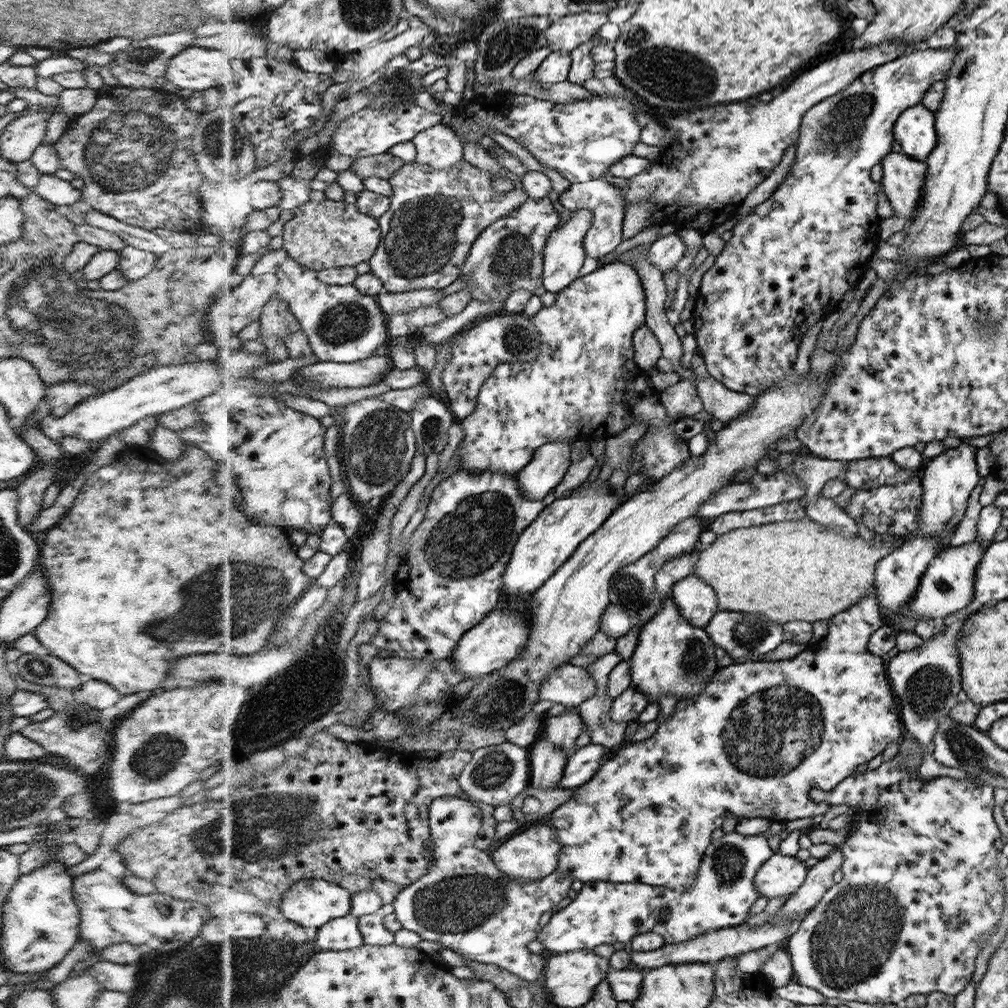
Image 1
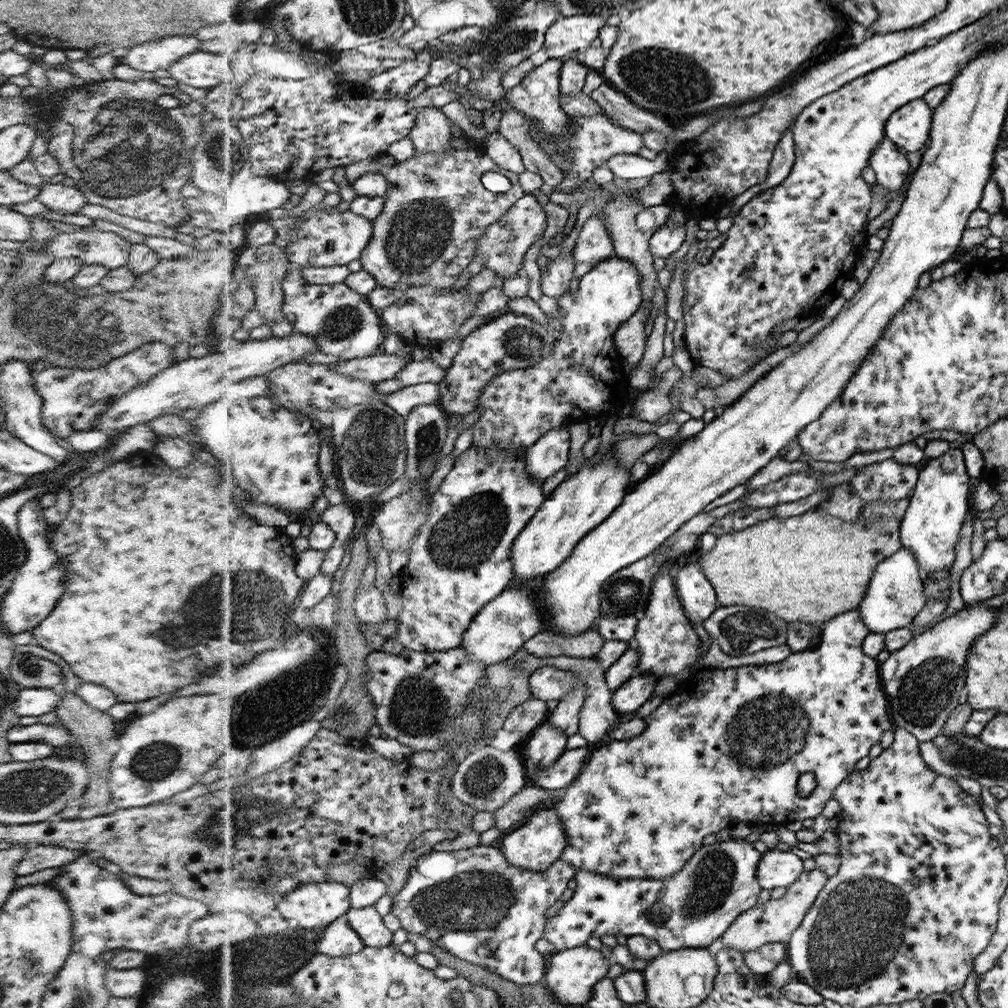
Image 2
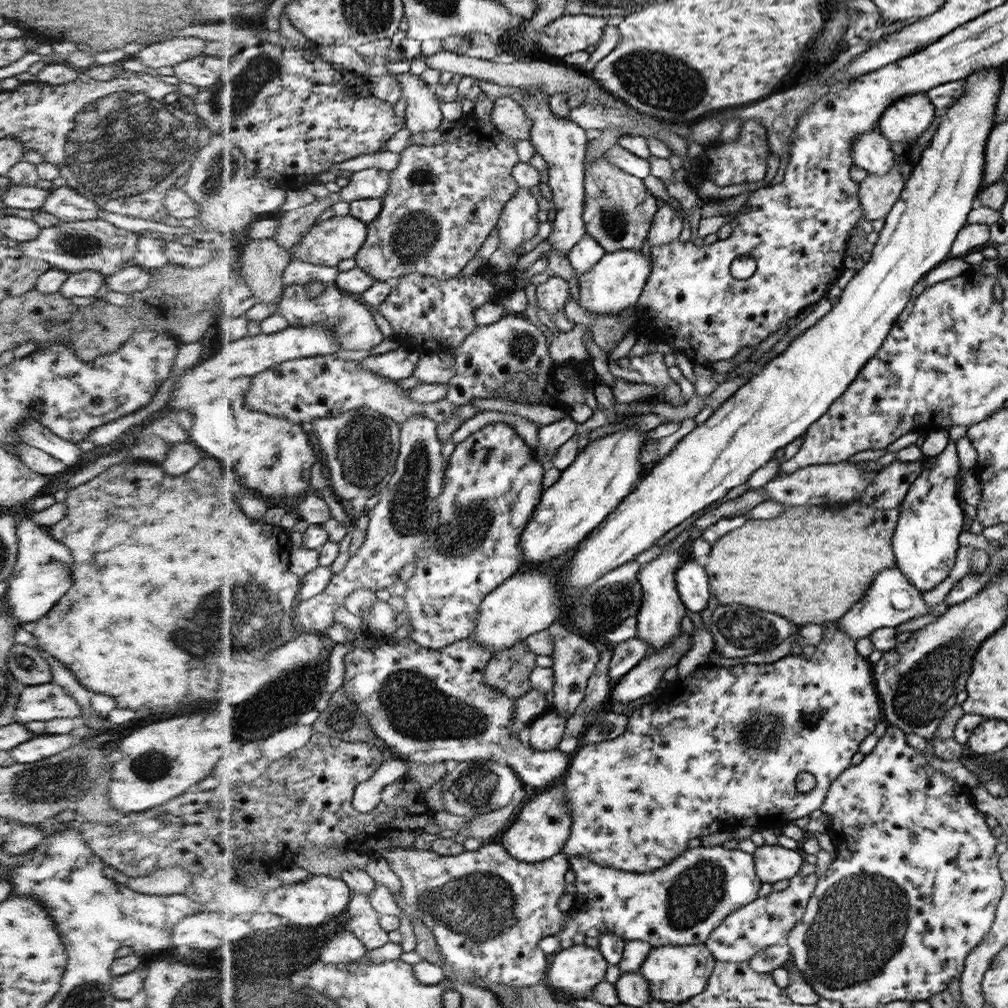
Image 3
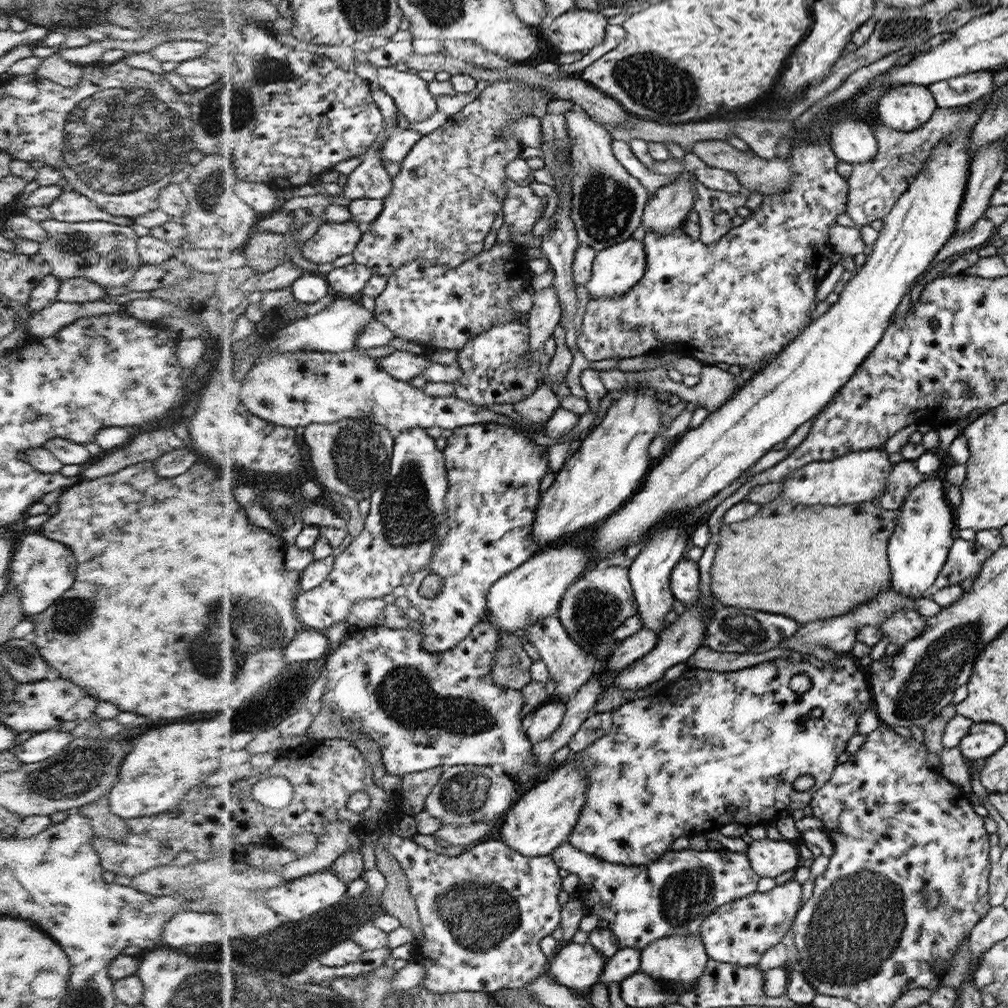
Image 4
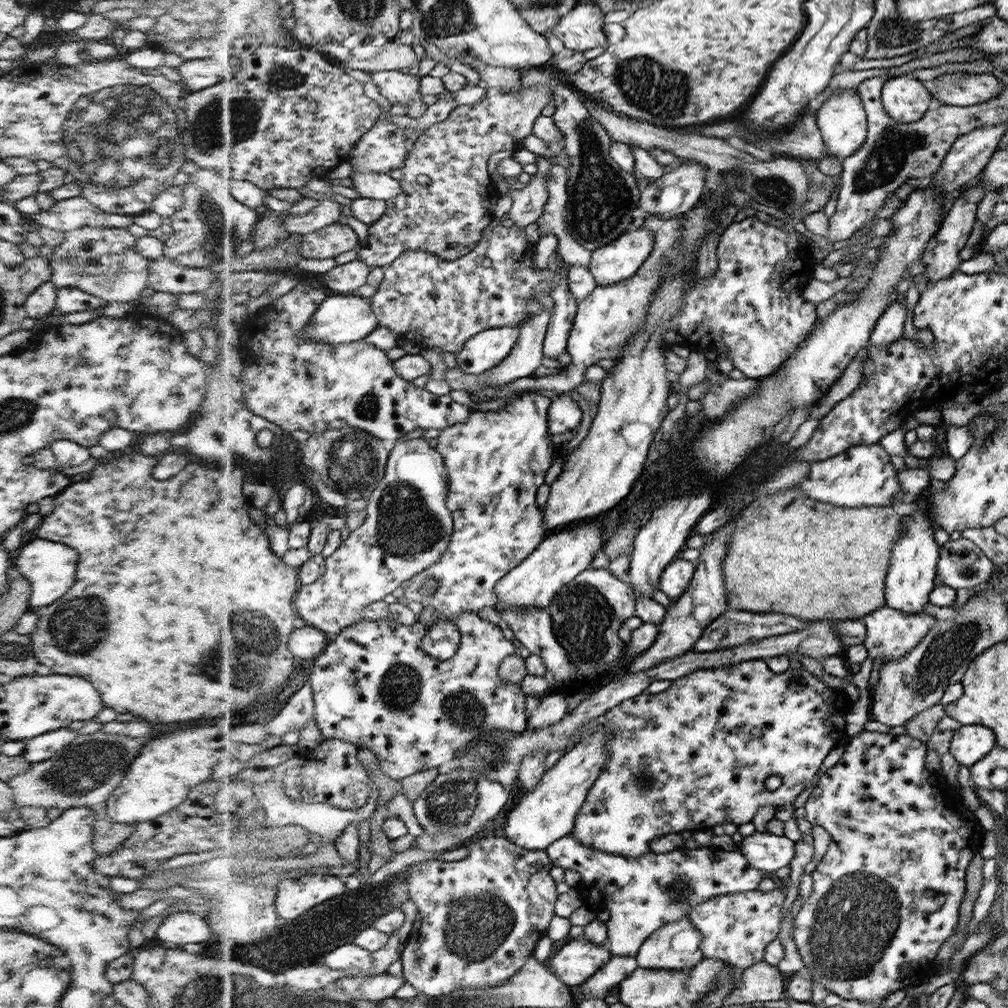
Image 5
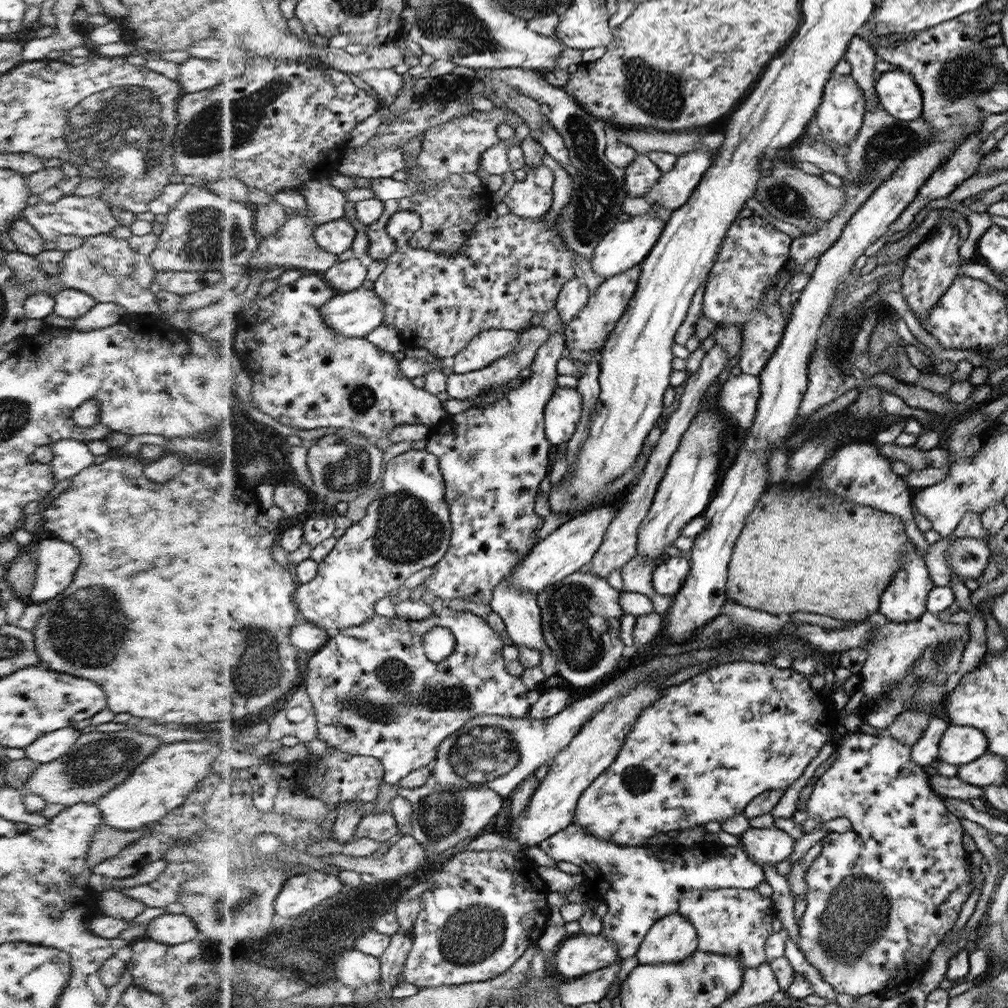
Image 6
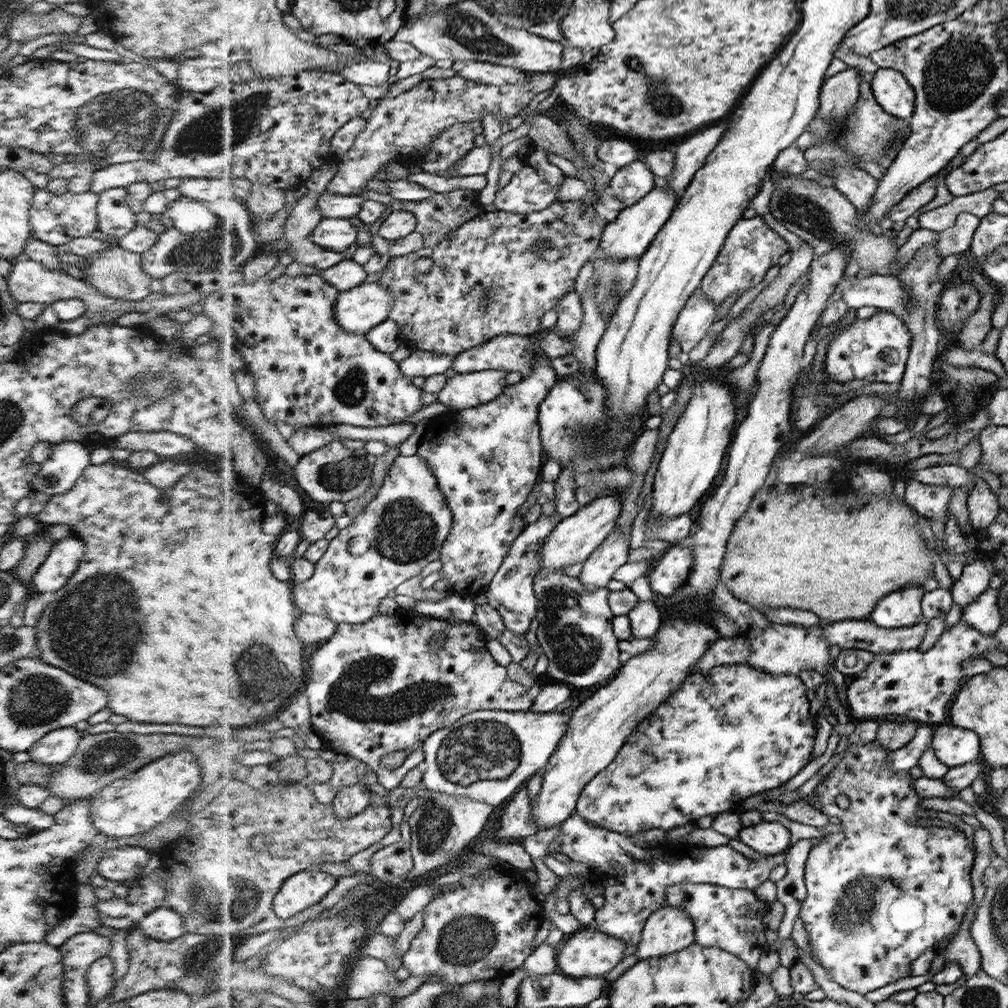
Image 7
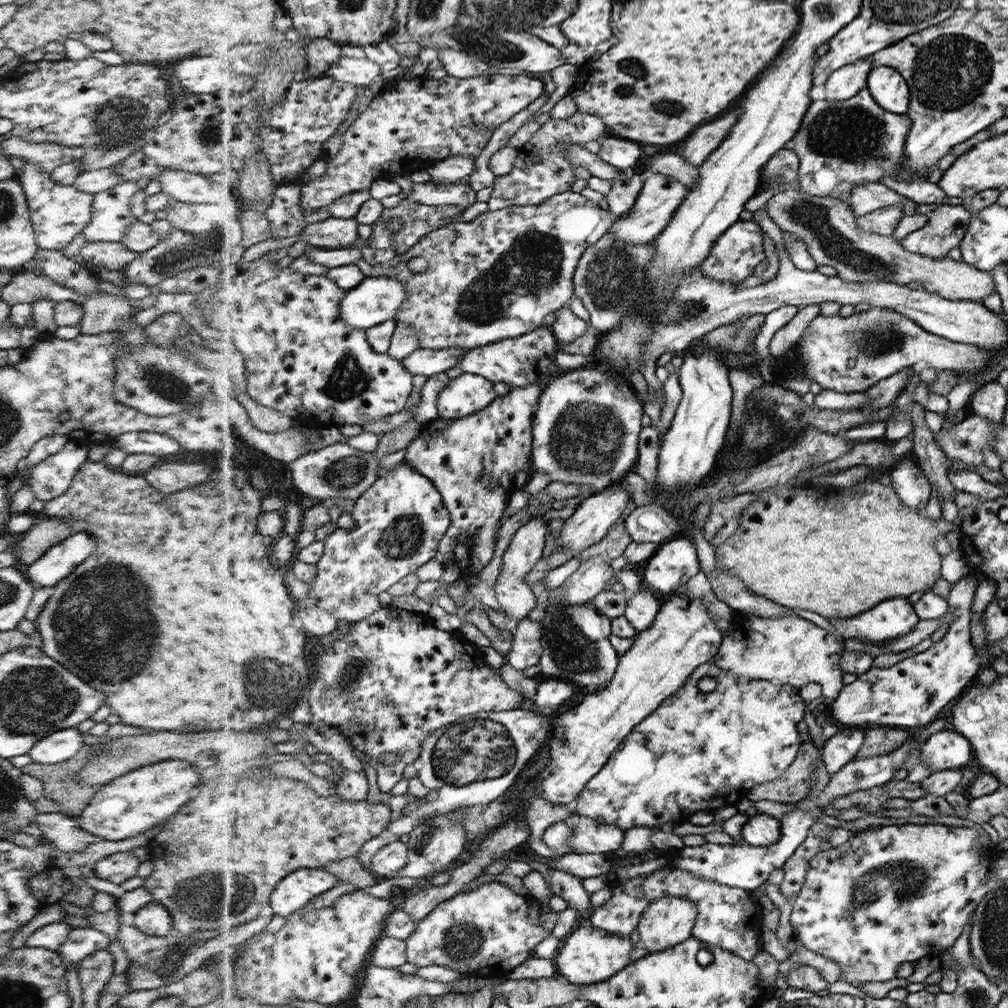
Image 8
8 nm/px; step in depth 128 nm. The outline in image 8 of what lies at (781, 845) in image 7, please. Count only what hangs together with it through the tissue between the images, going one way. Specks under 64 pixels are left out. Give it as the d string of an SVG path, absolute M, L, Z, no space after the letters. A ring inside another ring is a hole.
M758 813L748 817L742 825L741 835L743 841L752 846L773 845L780 840L780 822L772 815Z

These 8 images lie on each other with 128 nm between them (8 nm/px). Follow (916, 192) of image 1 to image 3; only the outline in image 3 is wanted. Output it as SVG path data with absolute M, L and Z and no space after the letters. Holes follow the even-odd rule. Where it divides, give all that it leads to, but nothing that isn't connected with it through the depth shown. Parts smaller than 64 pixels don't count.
M870 131L859 134L851 144L854 165L868 173L886 174L897 163L890 143L880 132Z

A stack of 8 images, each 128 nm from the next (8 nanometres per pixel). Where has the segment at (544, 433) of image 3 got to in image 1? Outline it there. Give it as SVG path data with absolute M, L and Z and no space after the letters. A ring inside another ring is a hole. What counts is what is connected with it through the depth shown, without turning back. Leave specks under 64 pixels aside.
M570 441L549 442L536 450L533 460L517 476L522 494L532 502L543 501L566 474L571 464L570 452Z

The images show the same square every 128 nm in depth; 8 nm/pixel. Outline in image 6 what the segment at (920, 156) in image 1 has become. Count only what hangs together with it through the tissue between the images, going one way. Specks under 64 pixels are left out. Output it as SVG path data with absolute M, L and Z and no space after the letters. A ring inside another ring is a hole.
M899 69L882 73L876 79L875 93L880 107L900 120L920 119L924 112L925 100L921 88Z

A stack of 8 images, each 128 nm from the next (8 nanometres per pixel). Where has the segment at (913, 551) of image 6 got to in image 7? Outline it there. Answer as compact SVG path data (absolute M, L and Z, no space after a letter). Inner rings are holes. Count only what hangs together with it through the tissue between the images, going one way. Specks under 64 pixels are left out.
M922 586L907 588L882 598L882 606L876 606L866 620L886 629L902 629L921 623L924 616L921 600L925 592Z

